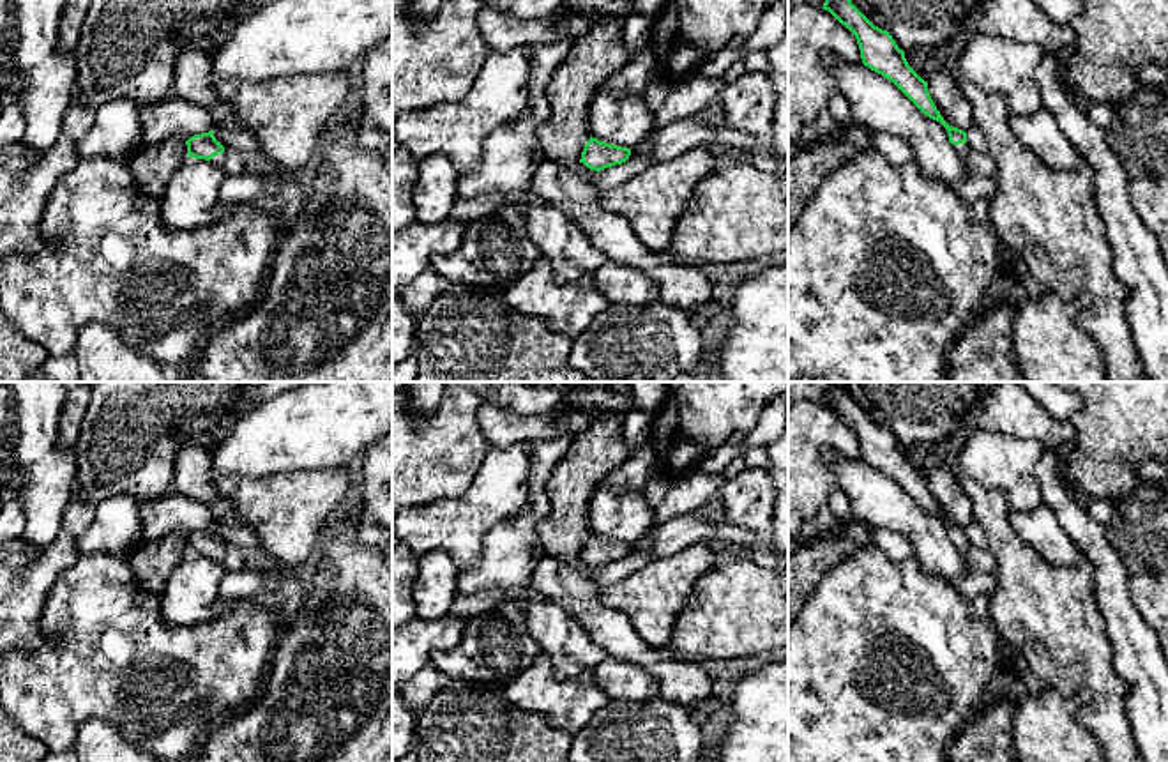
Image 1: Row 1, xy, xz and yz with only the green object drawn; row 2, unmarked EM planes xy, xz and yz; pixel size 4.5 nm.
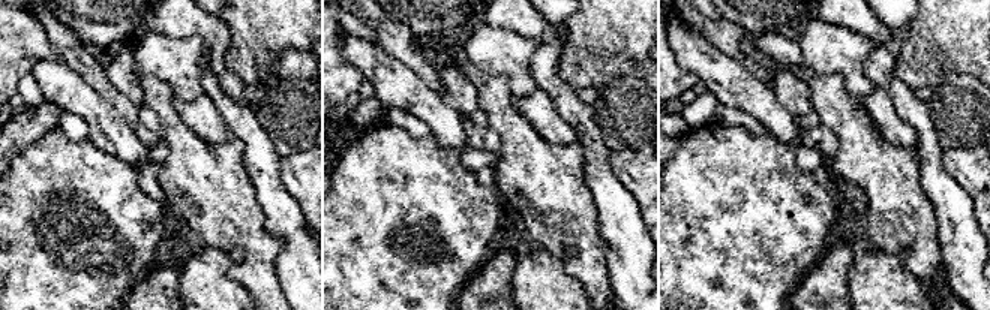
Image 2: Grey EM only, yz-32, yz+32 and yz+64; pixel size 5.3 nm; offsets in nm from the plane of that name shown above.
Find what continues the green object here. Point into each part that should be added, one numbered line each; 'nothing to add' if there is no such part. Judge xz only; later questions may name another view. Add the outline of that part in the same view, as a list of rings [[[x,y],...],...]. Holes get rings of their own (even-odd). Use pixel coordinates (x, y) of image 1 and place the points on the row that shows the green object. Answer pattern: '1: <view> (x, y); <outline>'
nothing to add

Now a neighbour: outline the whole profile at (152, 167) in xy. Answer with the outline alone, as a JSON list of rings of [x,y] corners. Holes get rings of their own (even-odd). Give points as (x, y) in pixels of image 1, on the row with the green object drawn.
[[[164,140],[150,147],[141,147],[127,164],[138,187],[147,196],[161,200],[170,179],[187,157],[186,141]]]

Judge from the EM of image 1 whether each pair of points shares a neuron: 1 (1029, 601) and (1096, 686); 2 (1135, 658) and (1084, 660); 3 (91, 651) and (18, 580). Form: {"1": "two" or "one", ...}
{"1": "one", "2": "two", "3": "two"}

